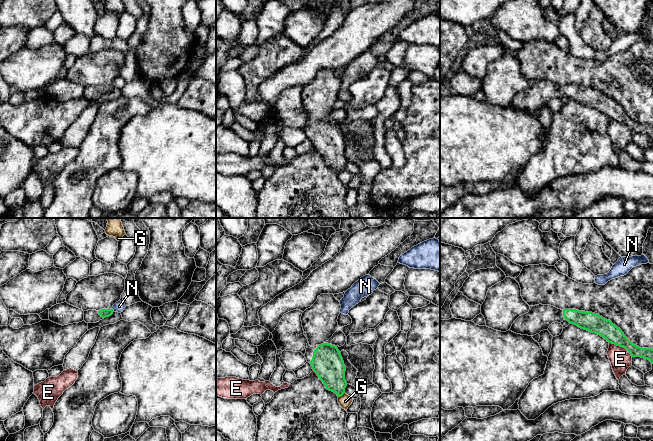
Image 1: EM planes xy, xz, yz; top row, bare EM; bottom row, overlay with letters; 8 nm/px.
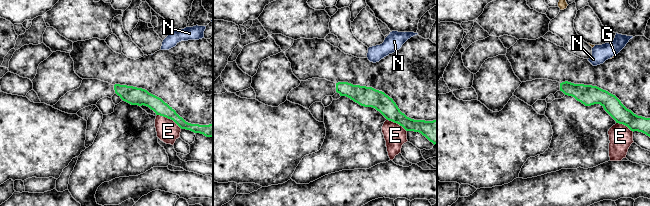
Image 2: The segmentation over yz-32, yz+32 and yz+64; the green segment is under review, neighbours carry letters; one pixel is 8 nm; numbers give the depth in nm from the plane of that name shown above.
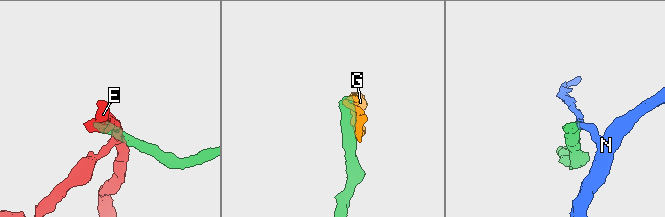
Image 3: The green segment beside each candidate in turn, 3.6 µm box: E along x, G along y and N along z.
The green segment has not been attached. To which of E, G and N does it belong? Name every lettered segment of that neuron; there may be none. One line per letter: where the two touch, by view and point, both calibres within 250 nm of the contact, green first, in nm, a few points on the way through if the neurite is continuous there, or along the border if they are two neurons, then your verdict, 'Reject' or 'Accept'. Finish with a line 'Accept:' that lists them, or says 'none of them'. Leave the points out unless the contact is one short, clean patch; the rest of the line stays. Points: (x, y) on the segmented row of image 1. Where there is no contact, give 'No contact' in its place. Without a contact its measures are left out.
E: Touches green at yz (621, 346). Thickness 150 nm (green) against 170 nm. Boundary: yz (609, 342), (622, 346), (632, 356). Reject
G: Touches green at xz (341, 395). Thickness 240 nm (green) against 100 nm. Boundary: xz (344, 392), (338, 397). Reject
N: Touches green at xy (113, 310). Thickness 70 nm (green) against 90 nm. Boundary: xy (112, 308), (114, 311). Reject
Accept: none of them

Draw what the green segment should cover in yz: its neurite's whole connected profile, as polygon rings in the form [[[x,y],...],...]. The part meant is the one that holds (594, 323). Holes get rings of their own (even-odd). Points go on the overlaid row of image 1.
[[[551,305],[530,306],[528,313],[519,316],[512,324],[510,331],[534,336],[543,330],[547,330],[552,323],[561,323],[563,320],[578,326],[591,333],[596,333],[609,343],[625,348],[632,357],[648,359],[653,364],[653,349],[641,348],[633,344],[610,320],[607,320],[592,312],[576,309],[558,309]]]

